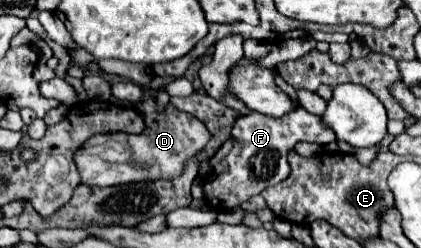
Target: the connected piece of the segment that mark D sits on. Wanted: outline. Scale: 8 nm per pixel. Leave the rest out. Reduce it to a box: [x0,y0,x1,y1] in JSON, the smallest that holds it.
[74,98,210,186]

